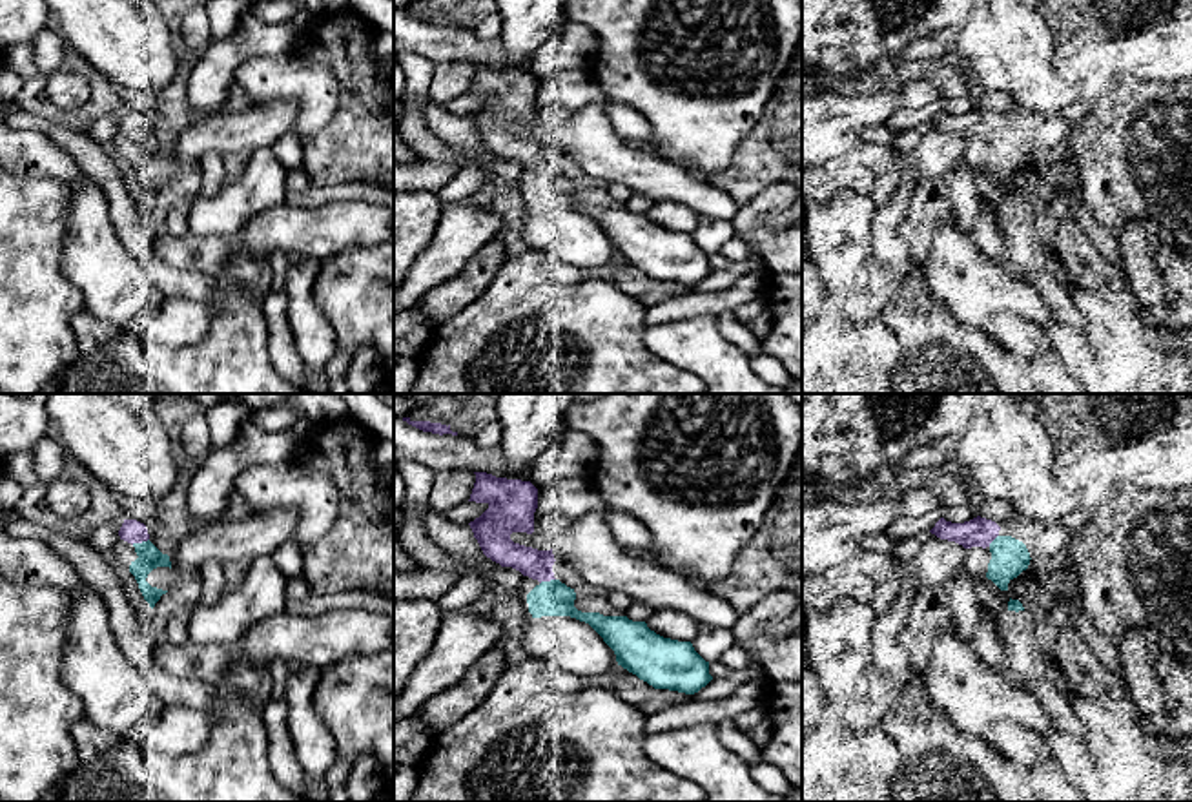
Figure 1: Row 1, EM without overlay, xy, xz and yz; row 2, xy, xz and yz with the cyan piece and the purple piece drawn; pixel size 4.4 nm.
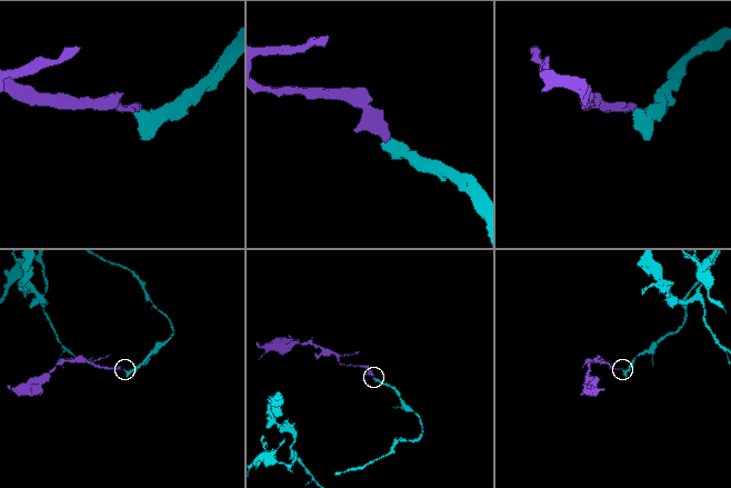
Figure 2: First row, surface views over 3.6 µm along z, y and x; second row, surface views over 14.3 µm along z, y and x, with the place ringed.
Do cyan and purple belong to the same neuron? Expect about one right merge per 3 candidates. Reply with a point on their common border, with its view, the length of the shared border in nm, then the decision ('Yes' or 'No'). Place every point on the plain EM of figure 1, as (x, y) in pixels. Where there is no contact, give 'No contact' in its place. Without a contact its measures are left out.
Touches cyan at xy (139, 135). Shared border 80 nm. Yes

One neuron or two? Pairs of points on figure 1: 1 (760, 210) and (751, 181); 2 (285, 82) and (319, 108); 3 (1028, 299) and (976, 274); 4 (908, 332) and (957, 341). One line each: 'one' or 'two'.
1: two
2: one
3: one
4: one

